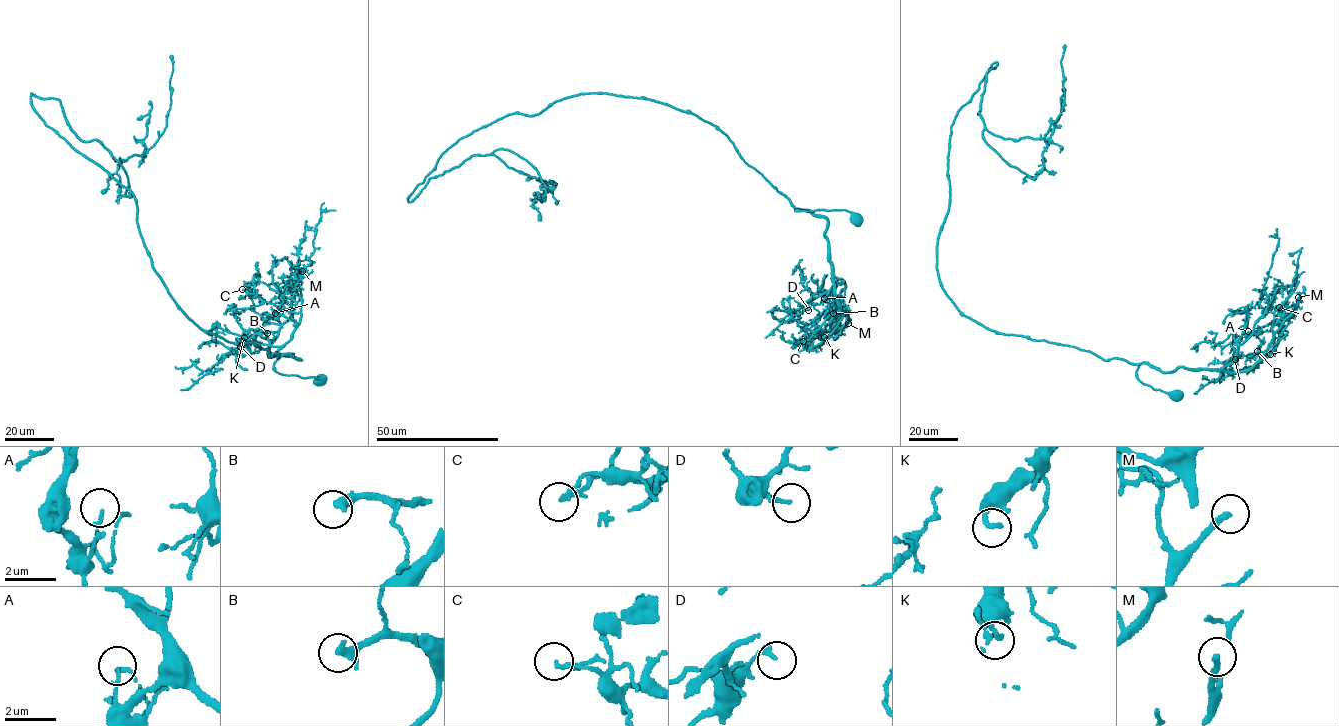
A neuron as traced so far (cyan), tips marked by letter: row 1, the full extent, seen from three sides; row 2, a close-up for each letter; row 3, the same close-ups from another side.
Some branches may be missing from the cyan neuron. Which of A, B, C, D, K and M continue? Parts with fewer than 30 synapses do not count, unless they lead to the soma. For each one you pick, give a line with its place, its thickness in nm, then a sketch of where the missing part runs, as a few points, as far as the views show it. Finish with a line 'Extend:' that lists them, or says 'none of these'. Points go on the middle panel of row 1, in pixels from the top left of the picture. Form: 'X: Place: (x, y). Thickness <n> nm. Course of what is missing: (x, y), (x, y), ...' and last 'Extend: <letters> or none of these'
B: Place: (833, 313). Thickness 360 nm. Course of what is missing: (833, 313), (811, 319), (792, 331)
Extend: B

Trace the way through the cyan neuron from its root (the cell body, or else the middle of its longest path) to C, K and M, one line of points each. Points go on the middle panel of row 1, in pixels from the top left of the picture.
C: (856, 219), (845, 210), (795, 210), (826, 219), (835, 297), (849, 312), (846, 307), (833, 330), (803, 341)
K: (856, 219), (845, 210), (795, 210), (808, 210), (827, 221), (824, 234), (832, 282), (842, 319), (824, 337)
M: (856, 219), (845, 210), (795, 210), (826, 219), (835, 297), (841, 312), (849, 312), (848, 323)

